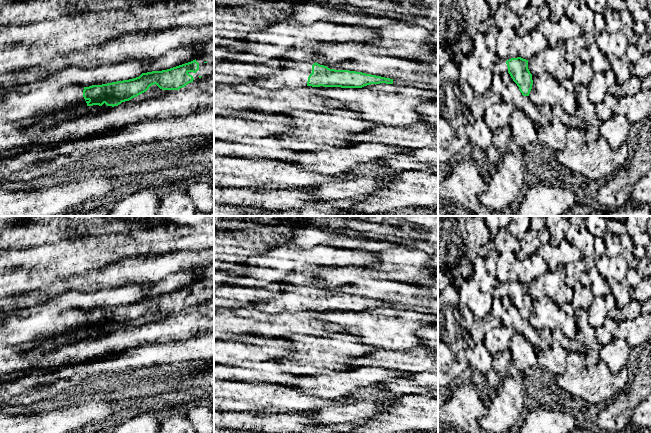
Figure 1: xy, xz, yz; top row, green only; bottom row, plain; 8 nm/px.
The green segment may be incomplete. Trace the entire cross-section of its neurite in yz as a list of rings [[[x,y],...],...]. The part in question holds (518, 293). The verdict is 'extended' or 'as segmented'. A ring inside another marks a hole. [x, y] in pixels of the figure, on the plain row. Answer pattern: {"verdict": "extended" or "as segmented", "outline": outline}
{"verdict": "as segmented", "outline": [[[521,281],[511,282],[506,285],[508,297],[519,311],[523,320],[529,320],[532,313],[532,298],[528,293],[528,284]]]}

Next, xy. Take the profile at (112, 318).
{"verdict": "extended", "outline": [[[195,284],[162,295],[152,295],[142,297],[139,301],[117,305],[107,308],[95,308],[89,311],[81,309],[72,309],[63,312],[40,312],[28,318],[9,316],[4,318],[0,324],[0,360],[8,353],[14,351],[16,346],[22,345],[37,337],[51,335],[57,337],[65,335],[70,339],[74,339],[79,335],[77,333],[65,334],[66,329],[76,329],[85,325],[87,330],[84,334],[93,333],[94,329],[102,330],[104,327],[107,330],[118,330],[122,326],[129,325],[134,321],[146,316],[150,310],[156,308],[162,314],[179,314],[187,308],[193,306],[194,302],[190,296],[196,297],[199,294],[199,287]]]}

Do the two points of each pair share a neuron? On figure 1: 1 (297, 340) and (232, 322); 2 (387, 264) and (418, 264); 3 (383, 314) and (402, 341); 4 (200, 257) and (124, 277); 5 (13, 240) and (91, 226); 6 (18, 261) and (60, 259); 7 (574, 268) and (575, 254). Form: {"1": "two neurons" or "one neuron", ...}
{"1": "two neurons", "2": "one neuron", "3": "one neuron", "4": "one neuron", "5": "one neuron", "6": "one neuron", "7": "two neurons"}

